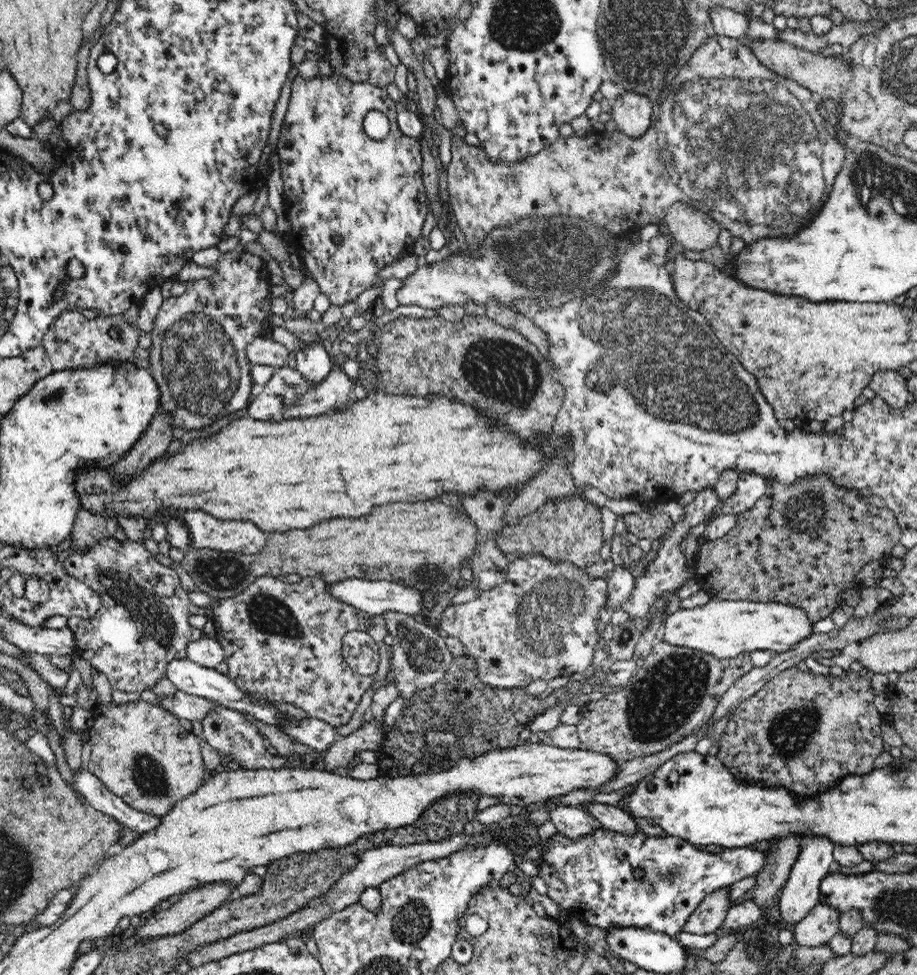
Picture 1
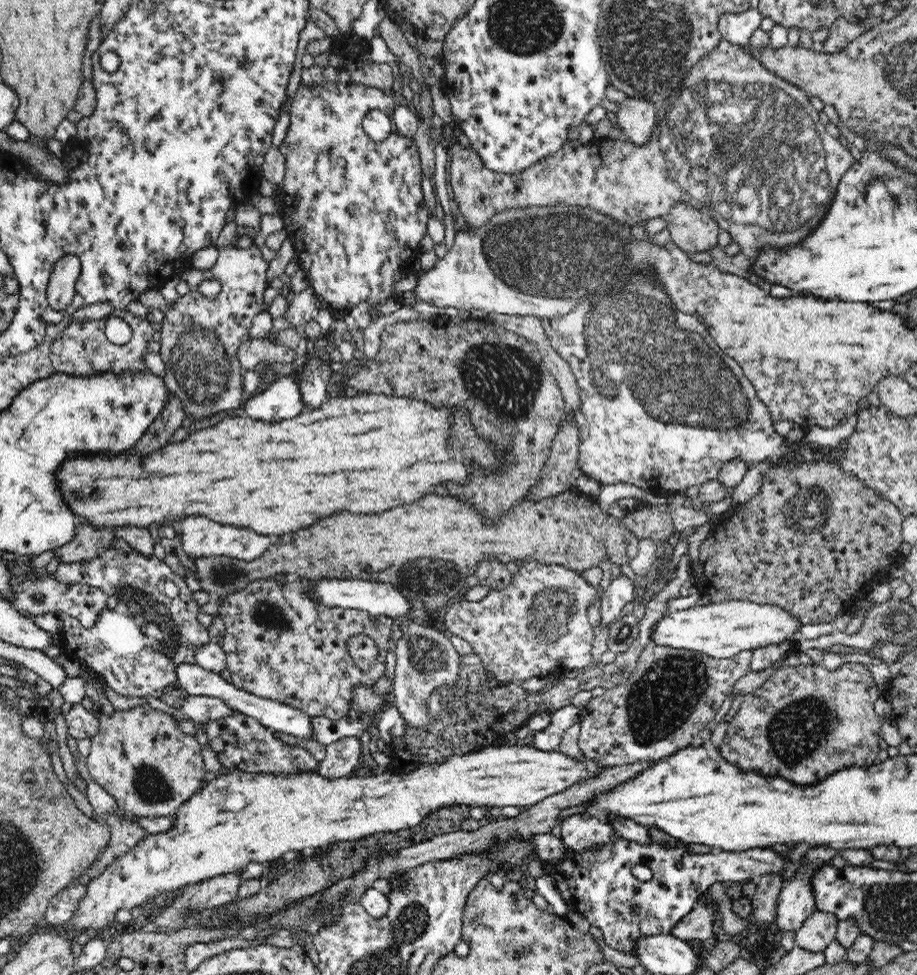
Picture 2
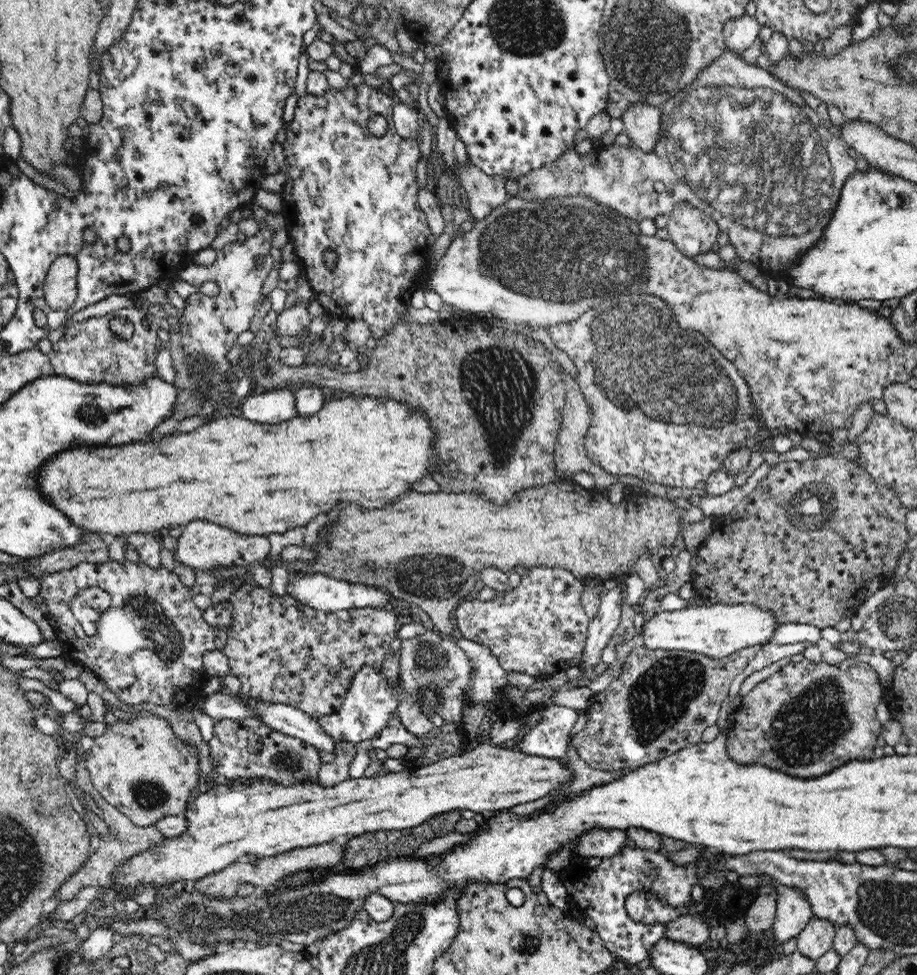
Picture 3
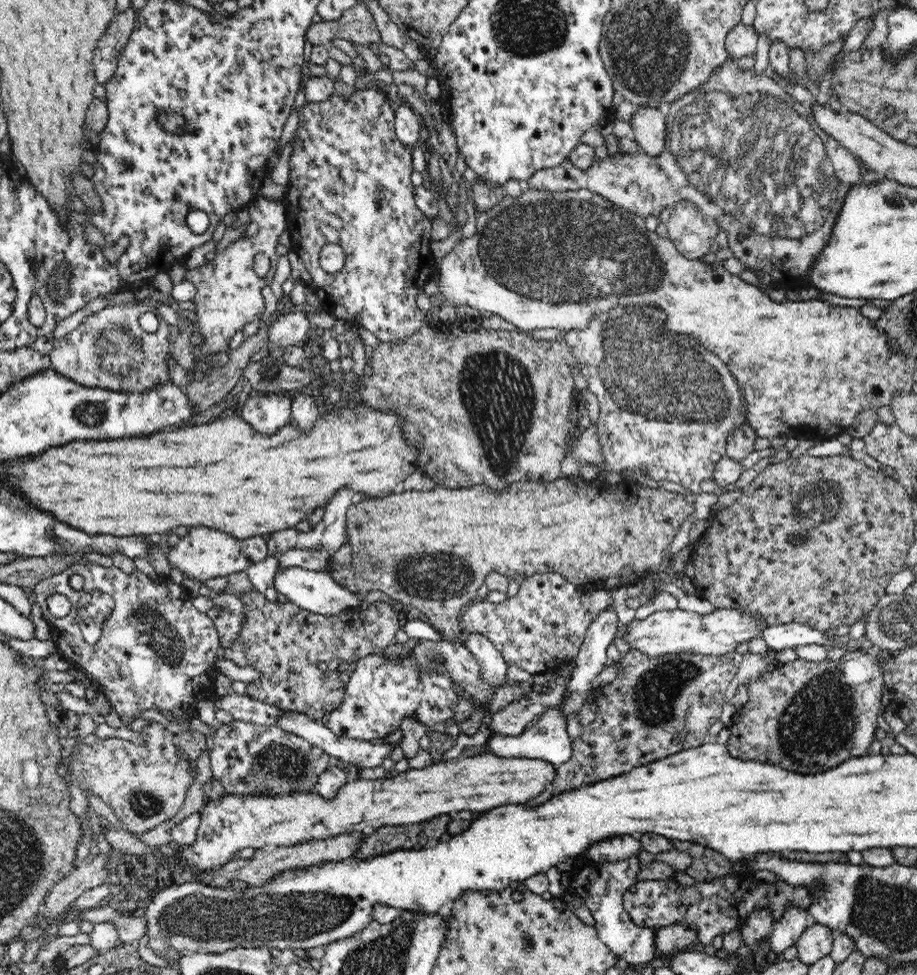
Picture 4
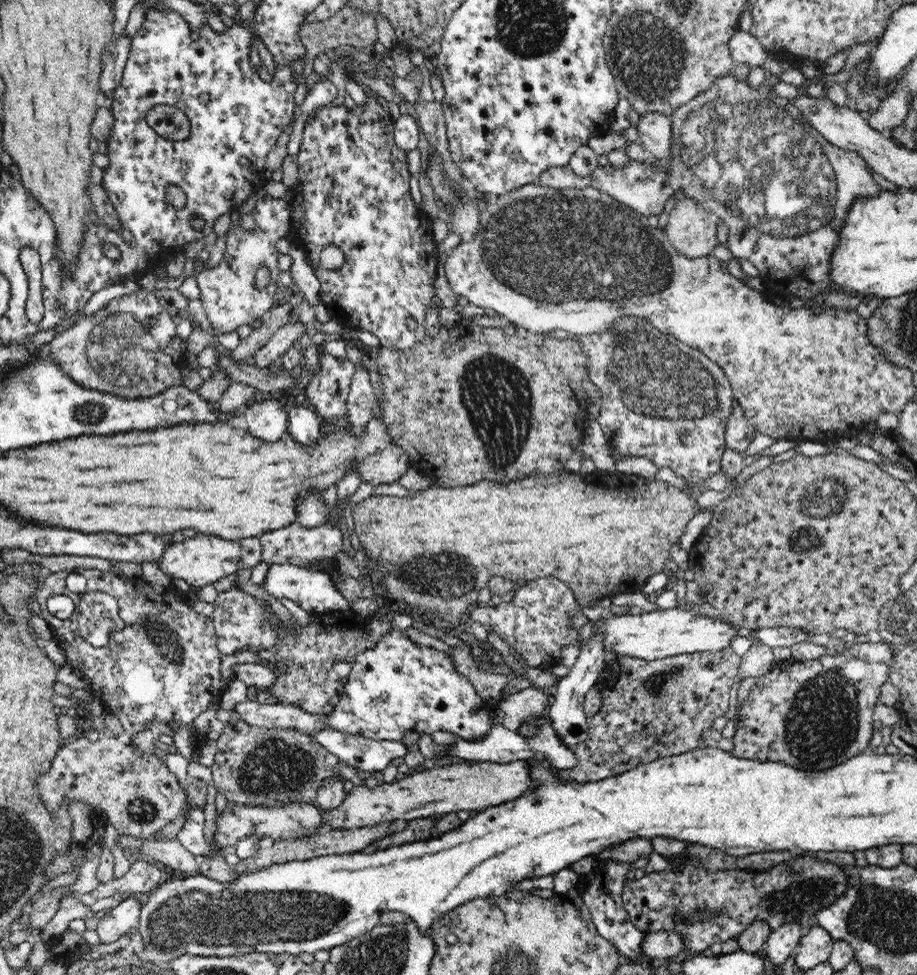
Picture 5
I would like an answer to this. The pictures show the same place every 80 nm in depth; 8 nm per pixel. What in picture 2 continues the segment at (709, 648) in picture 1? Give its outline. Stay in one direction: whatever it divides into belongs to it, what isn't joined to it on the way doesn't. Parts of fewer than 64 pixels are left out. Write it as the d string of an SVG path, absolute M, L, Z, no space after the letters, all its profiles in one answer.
M731 600L668 611L656 621L650 640L658 646L698 651L712 658L727 659L743 650L753 651L768 644L780 644L788 640L800 626L797 618L780 607Z

